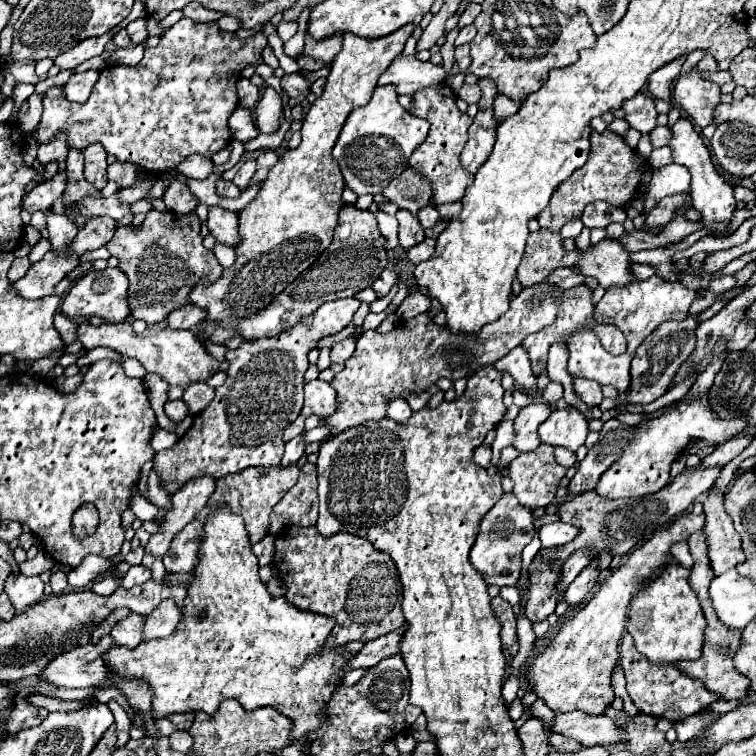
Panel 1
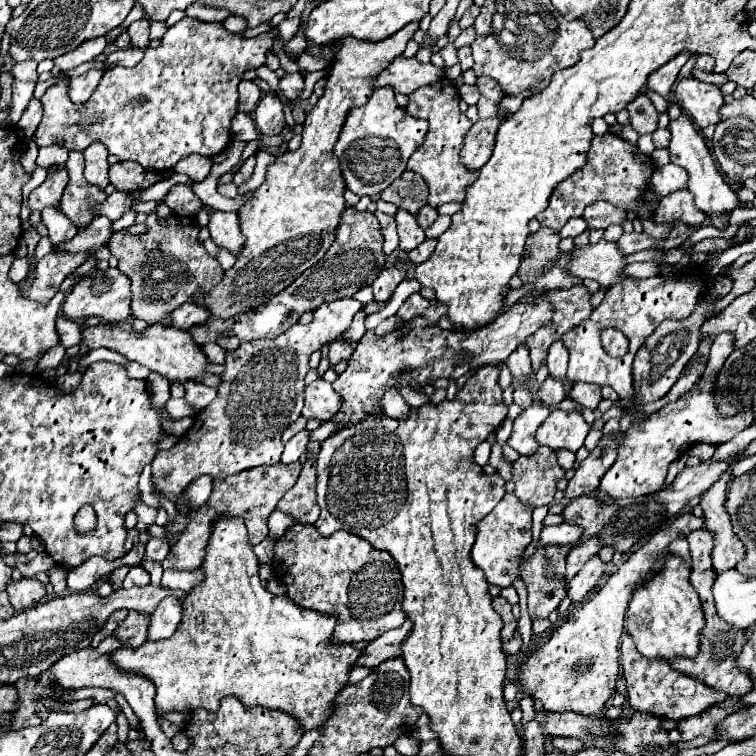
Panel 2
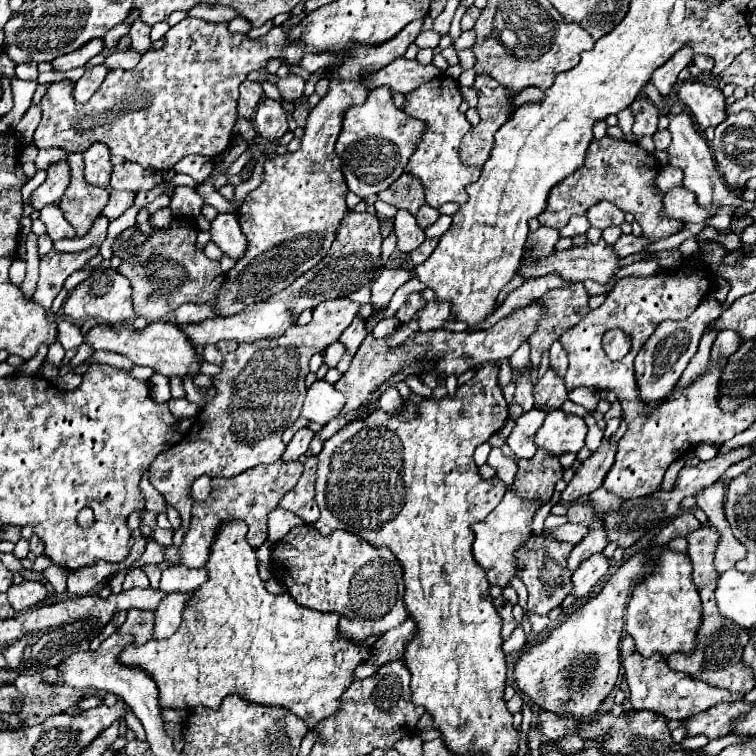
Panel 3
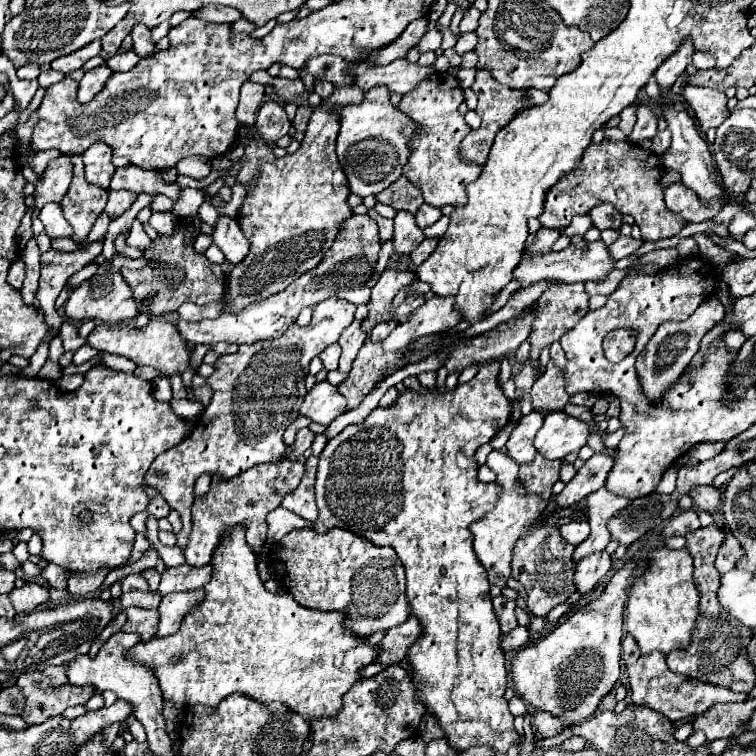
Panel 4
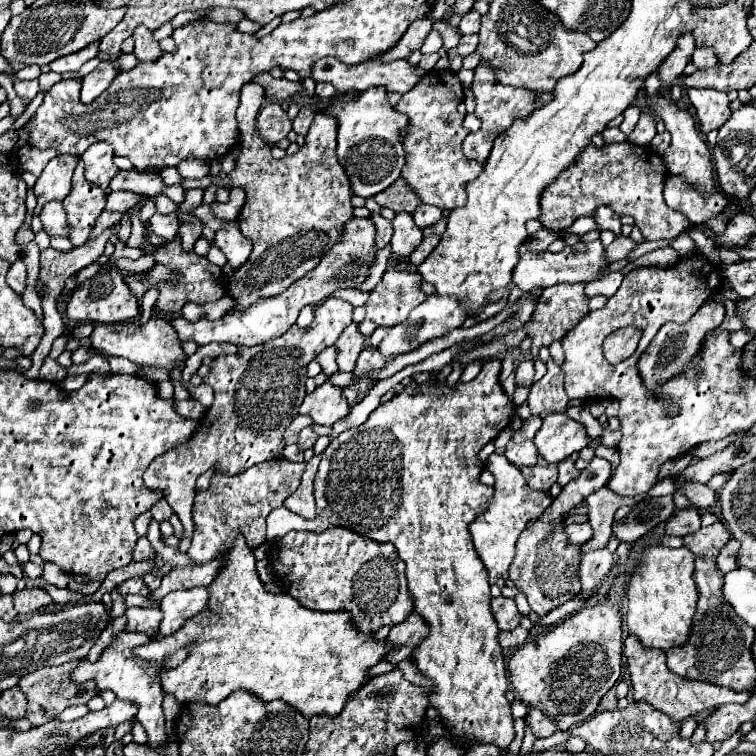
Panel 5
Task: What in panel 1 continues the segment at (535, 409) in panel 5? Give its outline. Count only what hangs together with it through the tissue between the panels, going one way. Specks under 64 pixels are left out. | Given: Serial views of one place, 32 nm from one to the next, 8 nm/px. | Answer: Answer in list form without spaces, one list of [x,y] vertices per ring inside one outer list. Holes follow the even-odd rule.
[[[550,382],[540,394],[542,394],[542,400],[546,404],[556,404],[562,398],[562,384],[560,382]]]

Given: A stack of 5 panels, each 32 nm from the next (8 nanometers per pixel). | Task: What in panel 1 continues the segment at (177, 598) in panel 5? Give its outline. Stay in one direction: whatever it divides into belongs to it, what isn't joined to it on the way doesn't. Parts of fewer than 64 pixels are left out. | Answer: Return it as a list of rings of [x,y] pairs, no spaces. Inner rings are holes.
[[[164,600],[152,614],[148,614],[144,622],[144,642],[152,638],[166,638],[170,636],[180,622],[180,612],[172,604],[172,600]]]

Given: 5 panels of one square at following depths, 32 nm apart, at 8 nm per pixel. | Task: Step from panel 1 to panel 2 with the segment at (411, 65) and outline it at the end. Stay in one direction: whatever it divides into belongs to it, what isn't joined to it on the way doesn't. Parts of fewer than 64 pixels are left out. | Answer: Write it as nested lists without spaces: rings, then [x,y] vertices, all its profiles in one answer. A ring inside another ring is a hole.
[[[398,56],[384,72],[378,74],[374,86],[392,86],[400,94],[412,94],[414,90],[434,84],[444,78],[444,70],[434,64],[422,64],[416,58]]]

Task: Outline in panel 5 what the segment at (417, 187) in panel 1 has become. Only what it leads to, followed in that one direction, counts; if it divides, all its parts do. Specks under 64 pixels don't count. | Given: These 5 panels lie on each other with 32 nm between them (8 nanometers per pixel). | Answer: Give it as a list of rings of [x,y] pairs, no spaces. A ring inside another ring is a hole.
[[[404,178],[396,180],[396,184],[392,184],[392,188],[386,188],[384,192],[376,194],[374,200],[380,206],[392,208],[394,212],[410,212],[410,214],[414,214],[414,210],[422,204],[420,196],[410,188],[410,184]]]

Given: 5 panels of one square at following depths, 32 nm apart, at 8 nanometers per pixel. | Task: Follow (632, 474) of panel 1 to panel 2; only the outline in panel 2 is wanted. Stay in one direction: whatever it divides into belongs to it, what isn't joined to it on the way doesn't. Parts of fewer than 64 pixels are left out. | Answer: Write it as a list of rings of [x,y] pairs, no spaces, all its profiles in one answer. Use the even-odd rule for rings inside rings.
[[[696,384],[690,392],[686,392],[678,402],[664,406],[644,420],[636,420],[624,438],[624,446],[620,446],[618,458],[612,468],[602,476],[598,490],[608,494],[610,498],[636,498],[644,494],[658,492],[668,474],[668,466],[694,442],[708,444],[724,444],[732,440],[738,432],[748,428],[754,422],[752,410],[740,412],[740,416],[724,418],[712,406],[712,390],[714,384]]]

